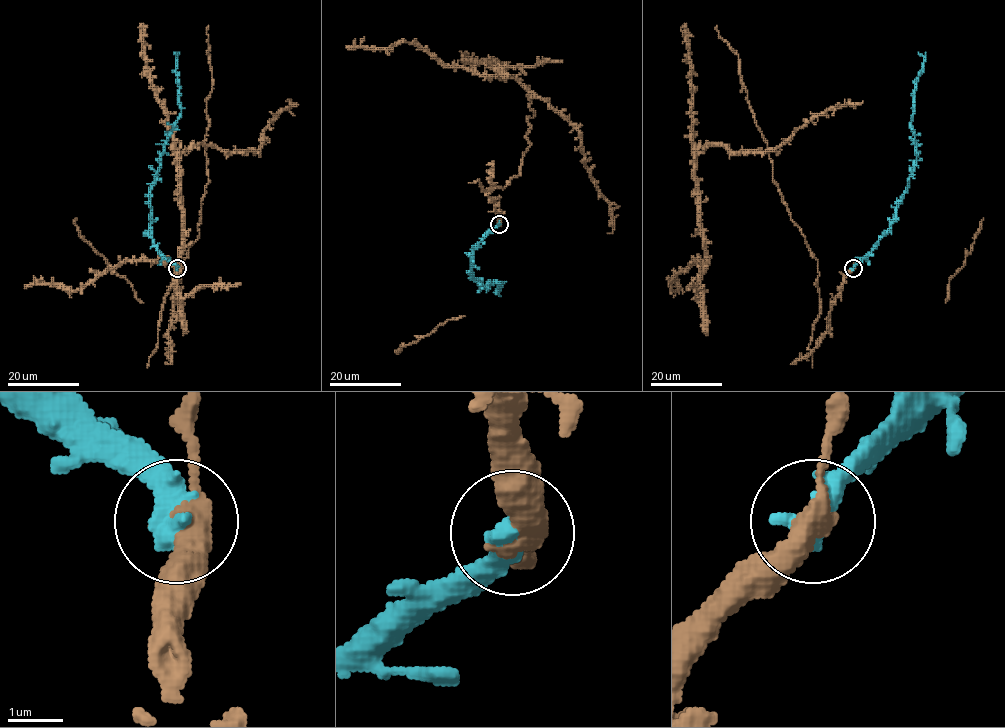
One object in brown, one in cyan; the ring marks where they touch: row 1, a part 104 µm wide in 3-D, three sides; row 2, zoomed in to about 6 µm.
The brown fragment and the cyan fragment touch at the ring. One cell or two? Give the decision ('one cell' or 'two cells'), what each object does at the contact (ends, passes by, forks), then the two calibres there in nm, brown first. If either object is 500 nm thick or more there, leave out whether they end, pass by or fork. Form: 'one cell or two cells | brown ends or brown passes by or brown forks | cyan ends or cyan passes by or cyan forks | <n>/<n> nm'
one cell | 440/550 nm

